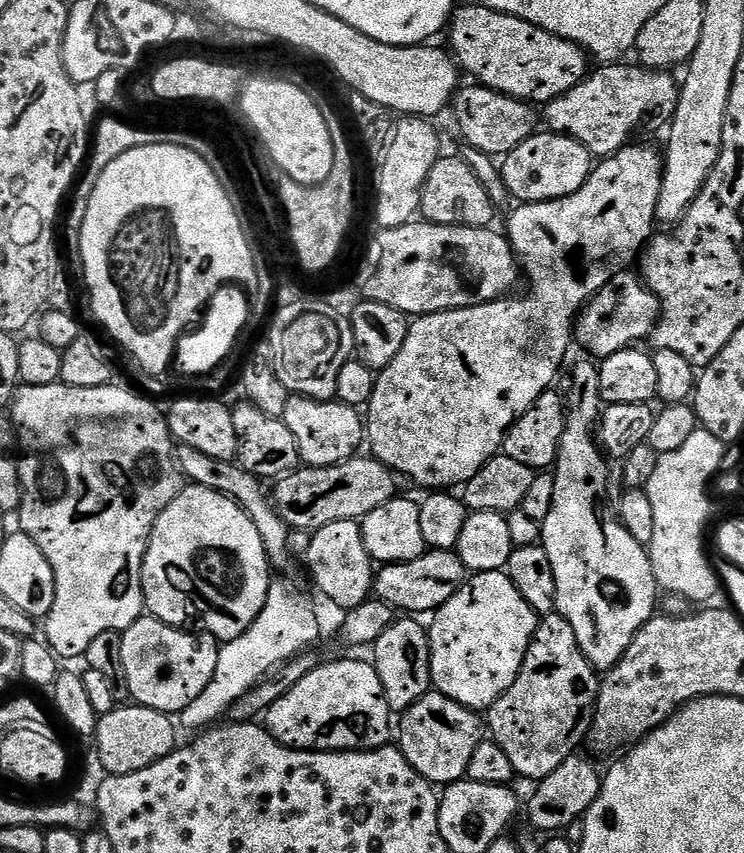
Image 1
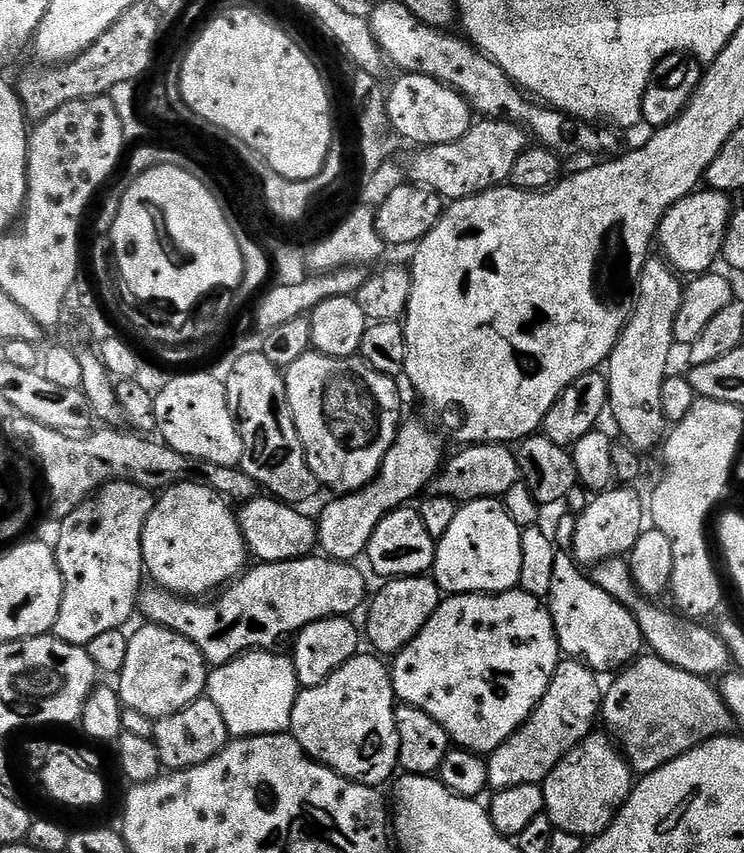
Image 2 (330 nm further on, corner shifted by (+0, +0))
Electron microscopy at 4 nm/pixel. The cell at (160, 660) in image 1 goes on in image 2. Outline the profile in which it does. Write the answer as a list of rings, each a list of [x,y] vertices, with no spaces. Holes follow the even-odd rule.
[[[151,622],[141,625],[129,635],[130,651],[118,677],[118,691],[125,708],[138,710],[138,714],[146,714],[155,722],[182,711],[205,695],[210,665],[190,638]]]

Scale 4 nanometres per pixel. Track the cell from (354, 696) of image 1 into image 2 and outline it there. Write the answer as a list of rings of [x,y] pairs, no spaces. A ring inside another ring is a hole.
[[[358,654],[350,658],[350,662],[334,670],[334,674],[330,674],[330,678],[322,682],[322,686],[305,688],[296,693],[290,734],[300,743],[305,754],[317,764],[324,764],[340,776],[348,780],[357,780],[359,784],[381,786],[380,784],[386,783],[388,779],[391,781],[397,775],[400,763],[400,739],[396,733],[398,701],[392,688],[389,665],[383,664],[379,655],[364,655]]]

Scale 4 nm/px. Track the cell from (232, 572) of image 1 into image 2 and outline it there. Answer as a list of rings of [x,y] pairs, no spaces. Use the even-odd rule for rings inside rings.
[[[176,484],[163,489],[153,503],[142,534],[142,554],[147,575],[153,576],[155,583],[165,592],[175,592],[181,598],[207,597],[204,596],[207,592],[215,593],[237,579],[245,571],[244,559],[249,559],[250,553],[240,533],[237,513],[228,508],[231,508],[229,501],[205,484]]]

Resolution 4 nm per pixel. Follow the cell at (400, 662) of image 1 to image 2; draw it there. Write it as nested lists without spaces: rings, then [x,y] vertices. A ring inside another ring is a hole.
[[[427,575],[398,576],[389,579],[385,584],[388,585],[376,597],[373,595],[368,604],[366,640],[377,648],[373,648],[377,653],[395,654],[401,652],[420,633],[422,626],[426,626],[441,602],[442,593],[435,579]]]

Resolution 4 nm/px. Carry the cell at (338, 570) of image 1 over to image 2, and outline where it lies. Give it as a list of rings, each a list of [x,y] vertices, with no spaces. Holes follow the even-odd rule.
[[[257,495],[255,500],[247,501],[239,509],[238,519],[240,533],[244,536],[245,545],[257,561],[265,564],[297,560],[303,556],[313,555],[317,547],[316,520],[303,516],[299,507],[285,504],[283,500],[269,498],[267,495]]]

